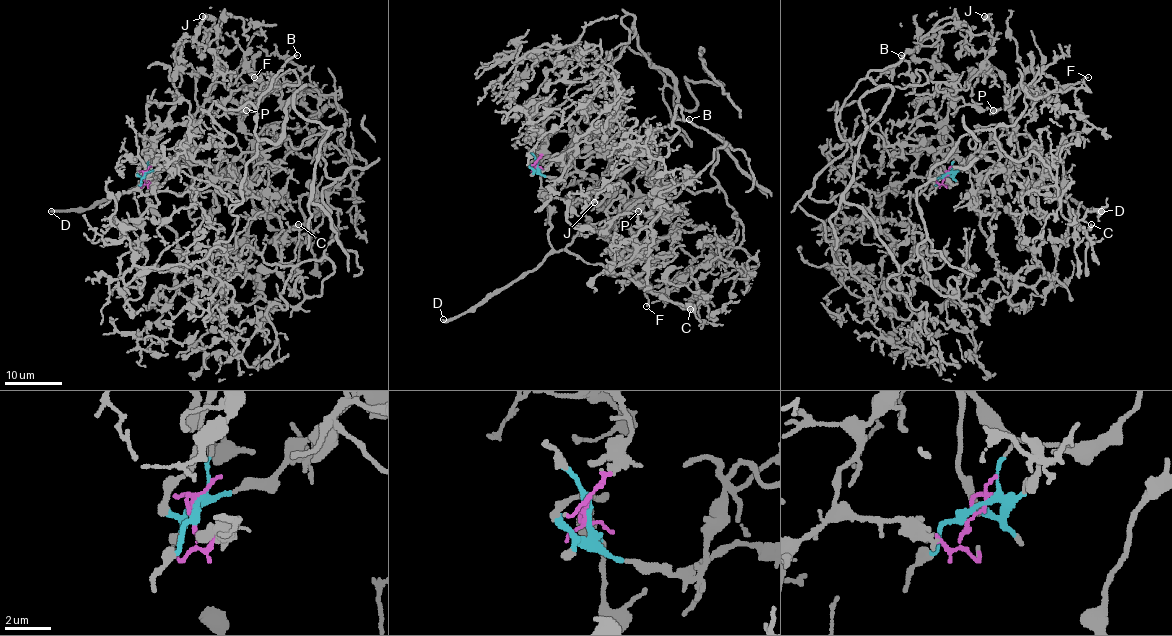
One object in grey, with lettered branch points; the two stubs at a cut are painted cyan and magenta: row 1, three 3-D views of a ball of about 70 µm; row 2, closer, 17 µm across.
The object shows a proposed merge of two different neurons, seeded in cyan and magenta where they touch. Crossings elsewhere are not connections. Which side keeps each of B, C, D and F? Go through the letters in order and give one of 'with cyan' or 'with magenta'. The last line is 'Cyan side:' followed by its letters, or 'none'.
B: with magenta
C: with cyan
D: with cyan
F: with cyan
Cyan side: C, D, F

